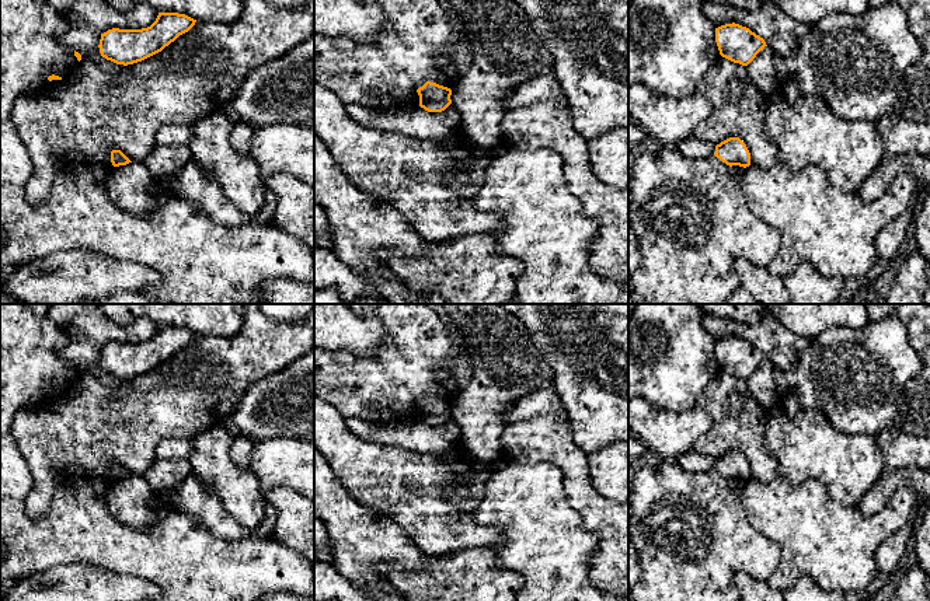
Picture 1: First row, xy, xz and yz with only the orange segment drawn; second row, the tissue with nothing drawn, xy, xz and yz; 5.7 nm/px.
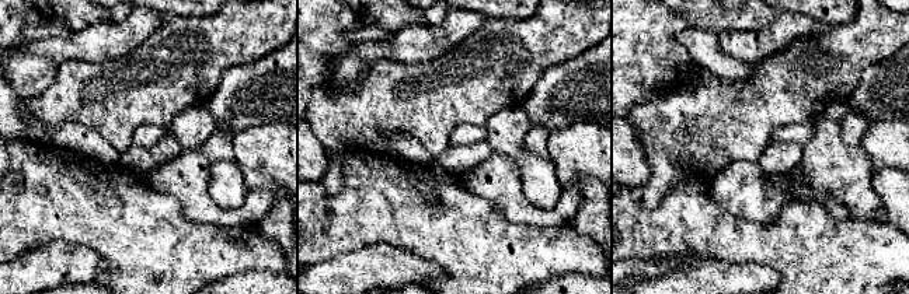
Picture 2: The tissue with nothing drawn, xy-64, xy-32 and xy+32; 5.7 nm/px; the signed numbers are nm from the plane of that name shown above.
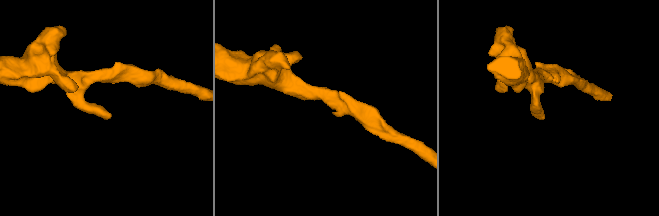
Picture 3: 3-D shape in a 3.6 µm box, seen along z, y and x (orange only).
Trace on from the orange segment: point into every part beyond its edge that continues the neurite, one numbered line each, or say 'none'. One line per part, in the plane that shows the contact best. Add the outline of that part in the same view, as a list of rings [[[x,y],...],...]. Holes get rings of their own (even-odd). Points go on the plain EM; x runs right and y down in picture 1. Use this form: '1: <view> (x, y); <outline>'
none

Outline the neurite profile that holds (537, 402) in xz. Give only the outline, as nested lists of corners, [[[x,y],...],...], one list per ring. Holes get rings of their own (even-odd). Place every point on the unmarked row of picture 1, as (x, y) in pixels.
[[[553,388],[532,391],[513,401],[504,415],[505,424],[526,420],[539,415],[565,417],[565,409]]]

